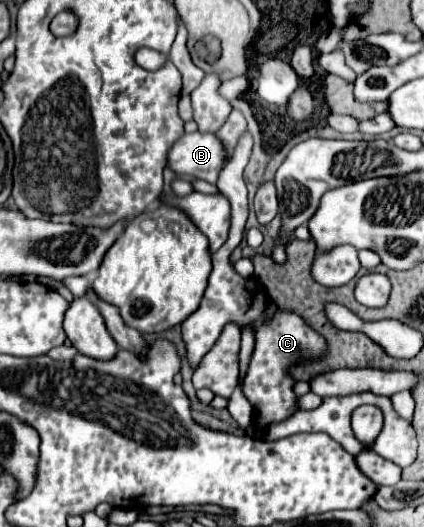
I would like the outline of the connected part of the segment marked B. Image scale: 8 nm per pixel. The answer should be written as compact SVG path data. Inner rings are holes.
M184 134L168 152L168 168L216 184L226 162L226 150L214 134Z

